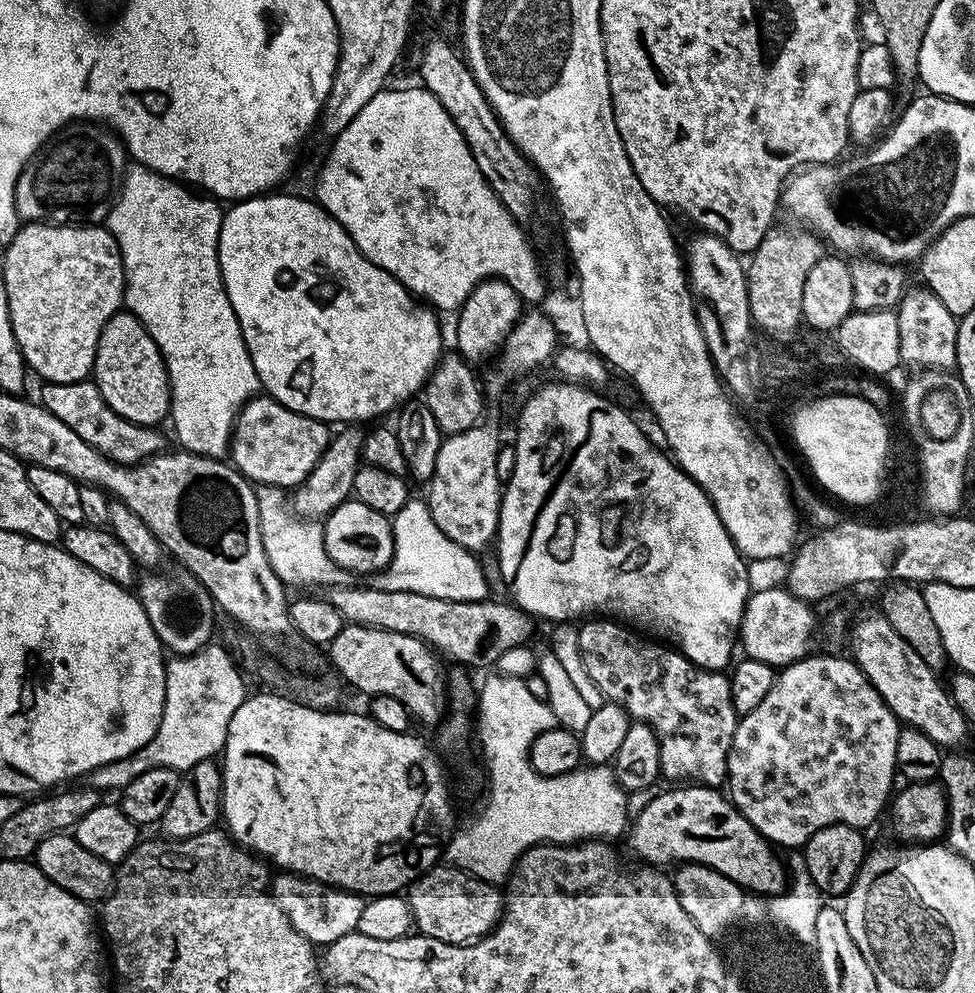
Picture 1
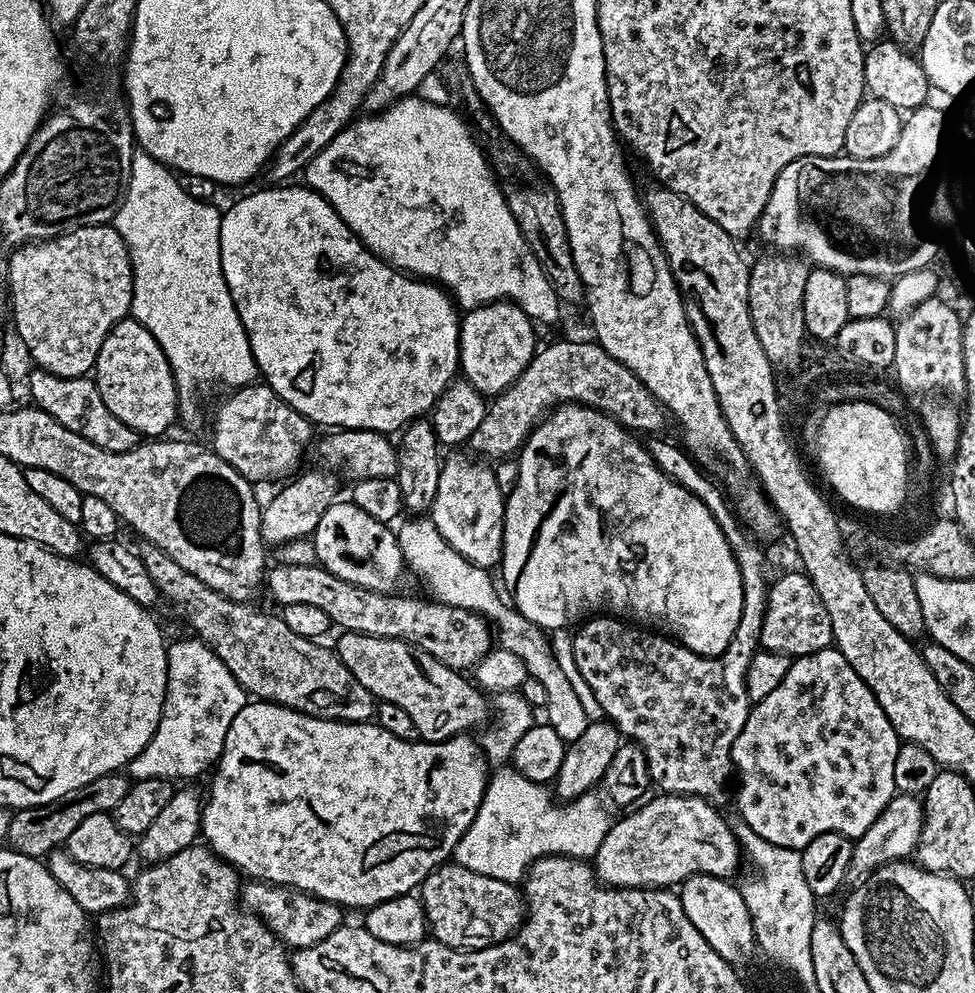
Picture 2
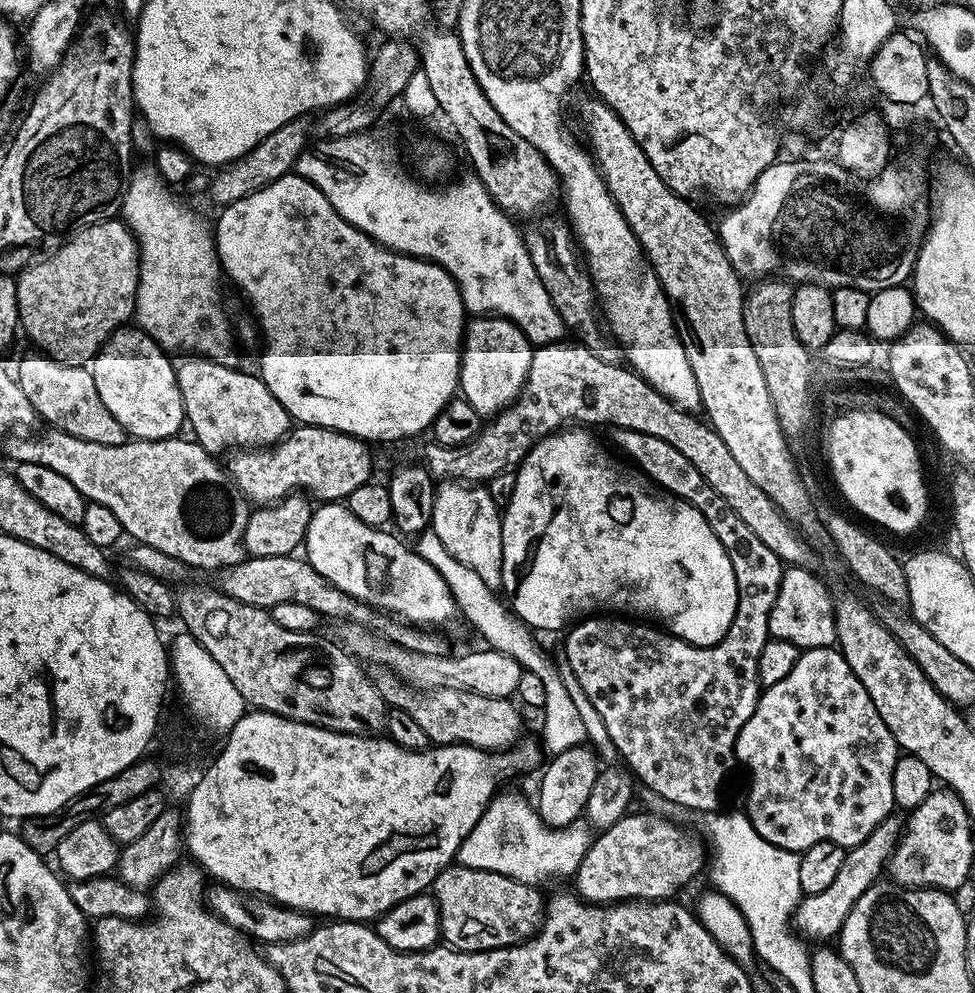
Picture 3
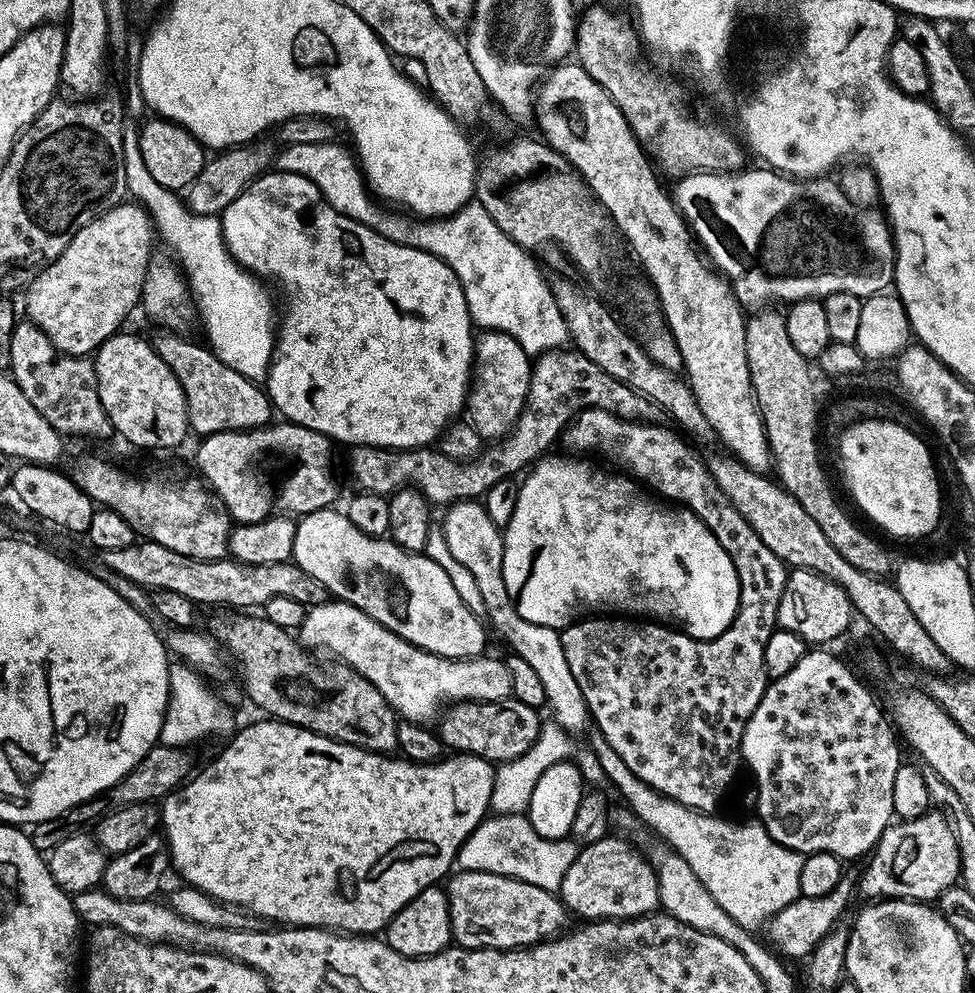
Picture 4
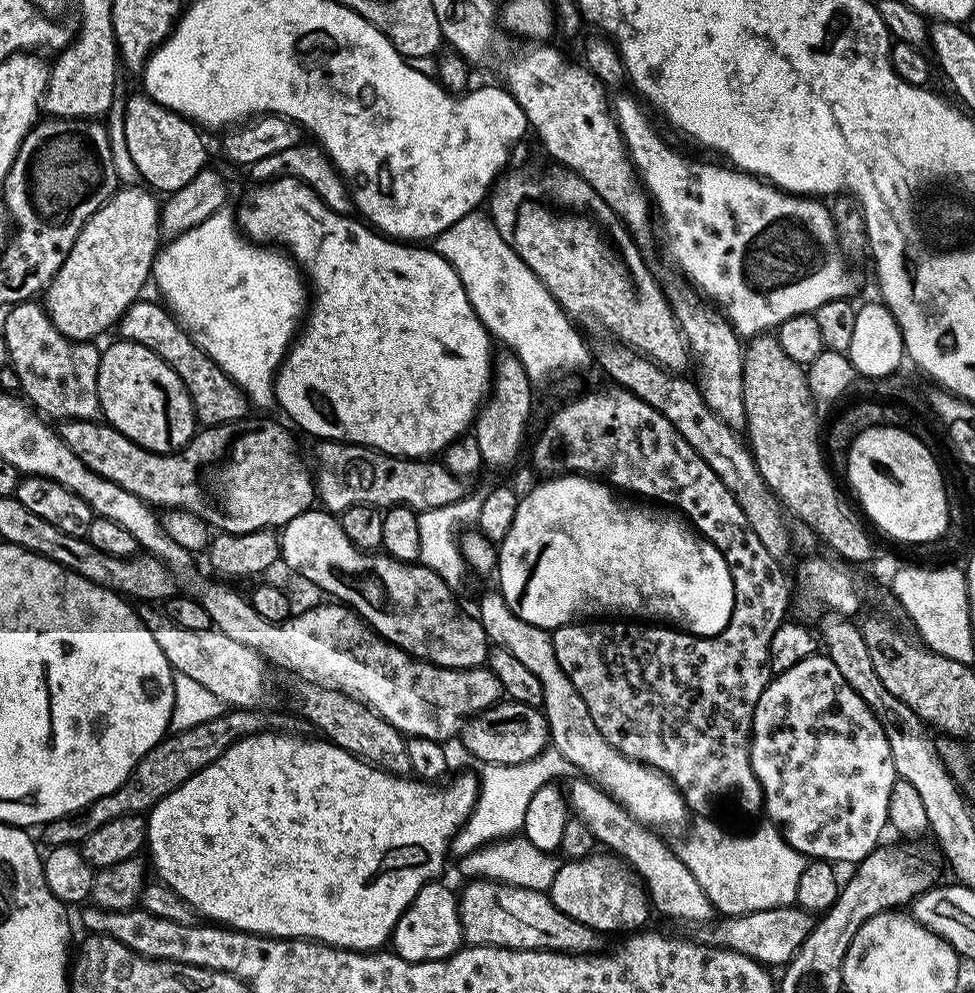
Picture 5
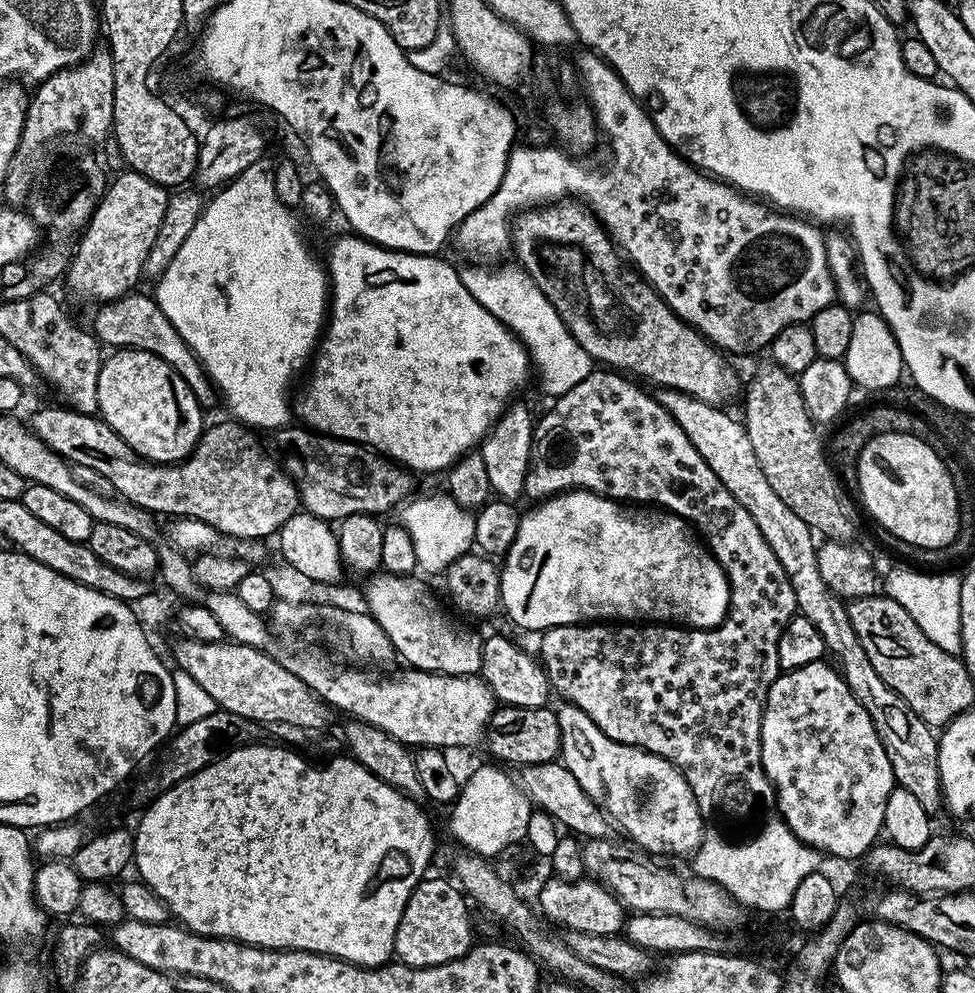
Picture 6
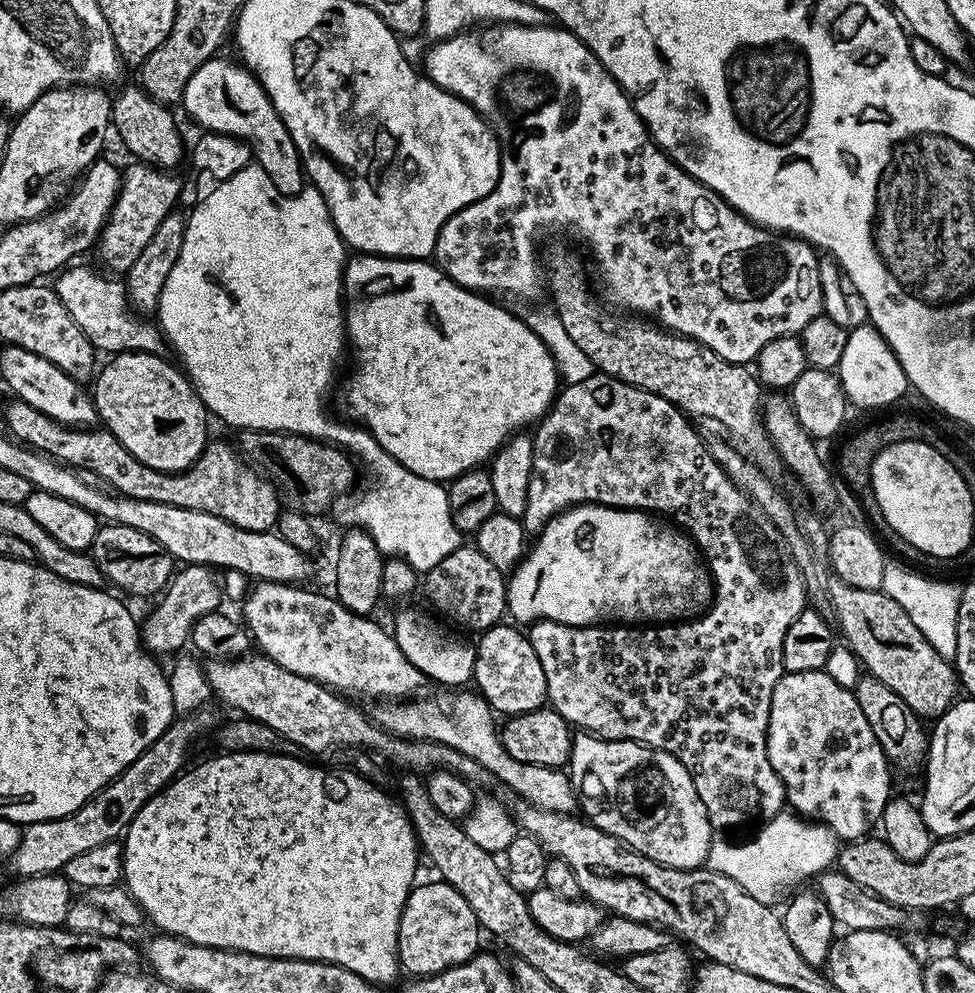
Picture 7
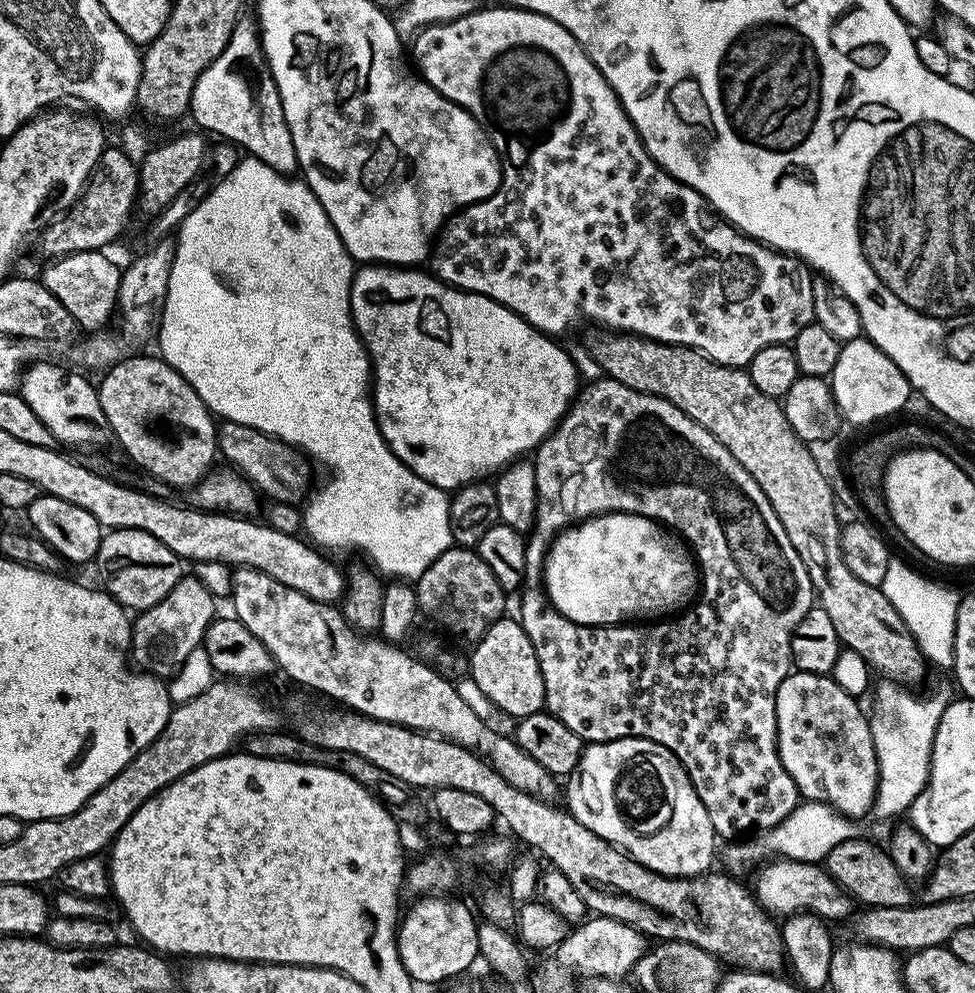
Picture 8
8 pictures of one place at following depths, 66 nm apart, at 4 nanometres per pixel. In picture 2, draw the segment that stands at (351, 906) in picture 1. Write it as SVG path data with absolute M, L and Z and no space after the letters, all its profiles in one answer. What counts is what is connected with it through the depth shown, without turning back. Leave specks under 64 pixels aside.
M248 882L241 887L238 903L245 912L256 916L289 949L309 948L334 934L345 923L345 913L339 904L326 902L317 896L286 888L282 884Z

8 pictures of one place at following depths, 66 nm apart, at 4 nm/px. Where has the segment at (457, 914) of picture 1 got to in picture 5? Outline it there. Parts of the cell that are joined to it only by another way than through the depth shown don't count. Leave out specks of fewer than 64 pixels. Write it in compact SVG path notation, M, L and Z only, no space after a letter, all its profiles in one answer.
M472 878L467 883L458 892L465 945L514 948L522 952L571 952L575 956L601 951L601 933L595 932L590 926L582 926L582 922L574 922L570 914L562 914L562 910L554 906L548 892L483 878Z

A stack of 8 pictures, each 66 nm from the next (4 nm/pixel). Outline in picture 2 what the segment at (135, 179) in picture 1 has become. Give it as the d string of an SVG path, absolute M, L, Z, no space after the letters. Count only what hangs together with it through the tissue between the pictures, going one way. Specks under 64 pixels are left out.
M142 150L132 153L132 165L130 166L130 182L124 195L124 201L118 206L116 217L110 221L113 228L118 230L122 242L126 242L128 247L128 257L132 263L132 306L130 309L131 319L137 320L158 342L162 354L166 354L168 365L172 371L172 376L176 379L176 395L178 397L178 420L188 428L196 428L200 424L200 391L203 388L212 388L215 384L221 384L224 390L235 390L244 388L248 384L257 383L258 369L256 359L252 353L252 347L248 341L246 330L242 326L242 318L238 318L238 310L234 306L234 298L230 298L230 290L226 286L226 278L222 274L222 258L220 257L220 217L221 209L216 209L214 205L207 204L204 200L199 200L196 196L191 196L186 189L180 185L181 177L171 168L164 164L159 164L153 156L146 154Z

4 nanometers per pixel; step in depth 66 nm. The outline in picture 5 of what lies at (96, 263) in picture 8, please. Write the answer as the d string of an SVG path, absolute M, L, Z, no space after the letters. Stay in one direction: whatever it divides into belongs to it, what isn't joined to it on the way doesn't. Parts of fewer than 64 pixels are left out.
M141 298L124 311L118 325L118 336L135 344L154 350L186 386L201 425L229 424L231 420L243 420L249 415L250 405L244 392L215 362L189 338L187 330L176 321L163 303Z

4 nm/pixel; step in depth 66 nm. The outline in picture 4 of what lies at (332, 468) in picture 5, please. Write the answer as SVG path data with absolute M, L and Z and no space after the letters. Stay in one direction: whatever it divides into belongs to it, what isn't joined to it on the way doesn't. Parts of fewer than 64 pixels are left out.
M575 350L541 352L535 357L530 378L530 390L518 422L501 440L489 443L470 460L455 460L442 454L439 447L365 448L356 446L348 456L348 472L361 492L391 496L400 488L416 488L428 499L429 505L447 506L458 500L480 500L494 482L521 475L549 451L552 443L563 437L565 428L580 412L601 408L624 420L656 422L662 409L655 400L647 400L630 386L610 378L602 366L594 366Z

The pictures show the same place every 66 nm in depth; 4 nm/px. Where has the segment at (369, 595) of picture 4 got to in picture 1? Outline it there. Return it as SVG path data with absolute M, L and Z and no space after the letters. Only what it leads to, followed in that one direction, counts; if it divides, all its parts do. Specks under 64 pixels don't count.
M349 498L336 507L329 516L323 517L324 541L326 554L339 568L350 574L367 574L382 571L389 564L392 556L392 521L387 516L370 510L355 498Z

